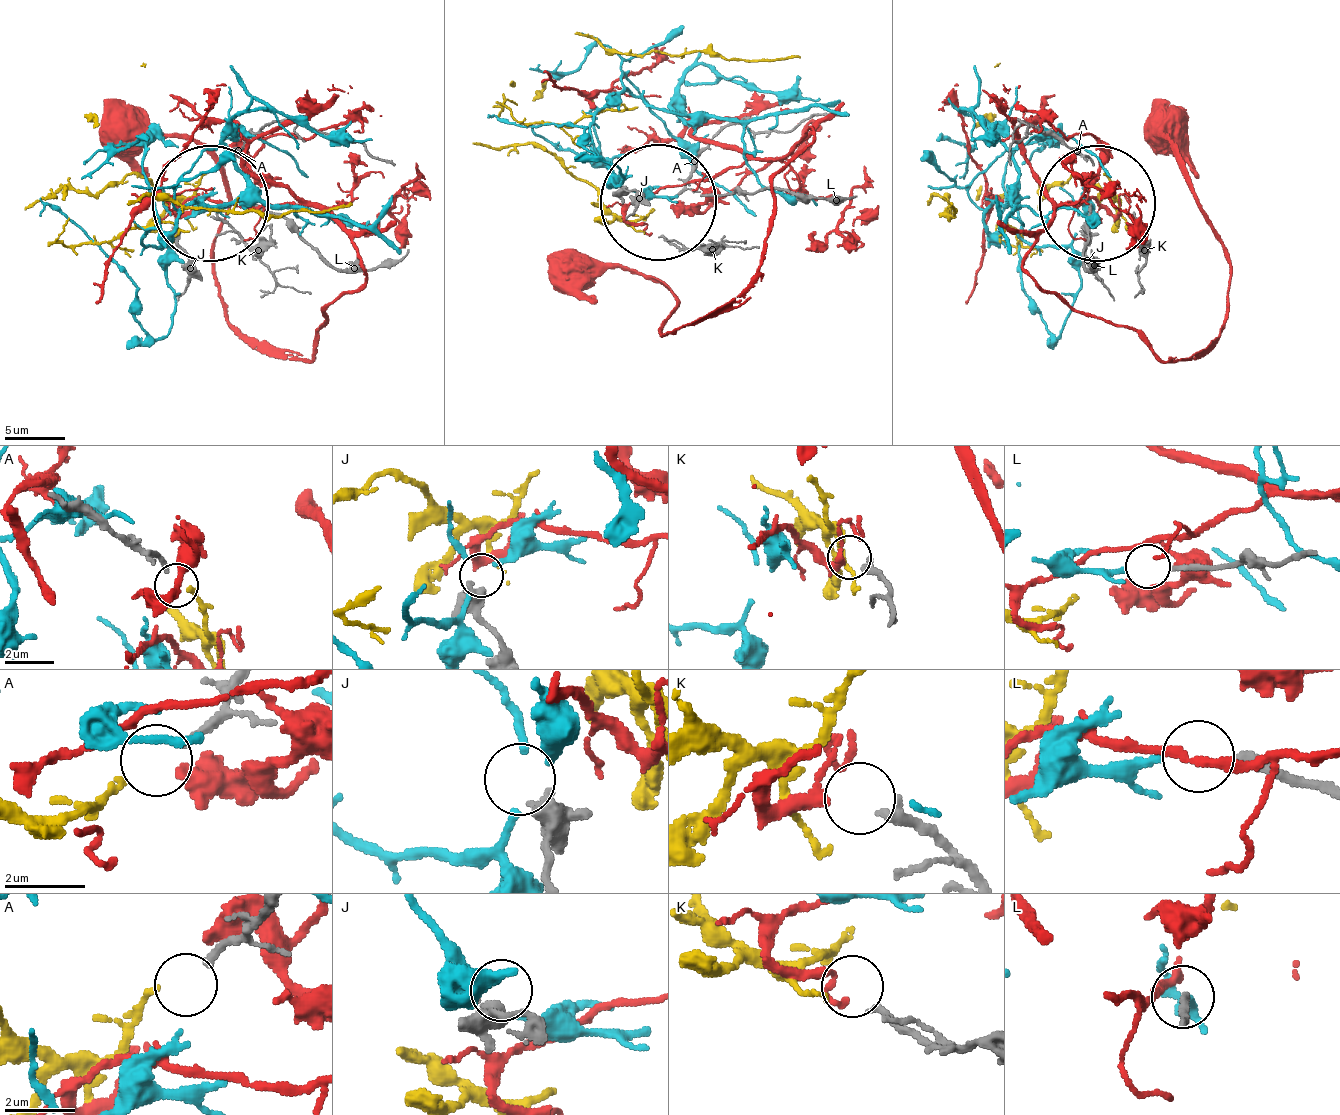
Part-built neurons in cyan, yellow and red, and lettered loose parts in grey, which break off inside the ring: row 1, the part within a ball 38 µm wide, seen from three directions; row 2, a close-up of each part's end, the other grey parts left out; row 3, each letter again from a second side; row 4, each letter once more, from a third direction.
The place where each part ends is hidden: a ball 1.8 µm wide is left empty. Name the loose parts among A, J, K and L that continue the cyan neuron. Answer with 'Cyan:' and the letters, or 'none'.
Cyan: L

